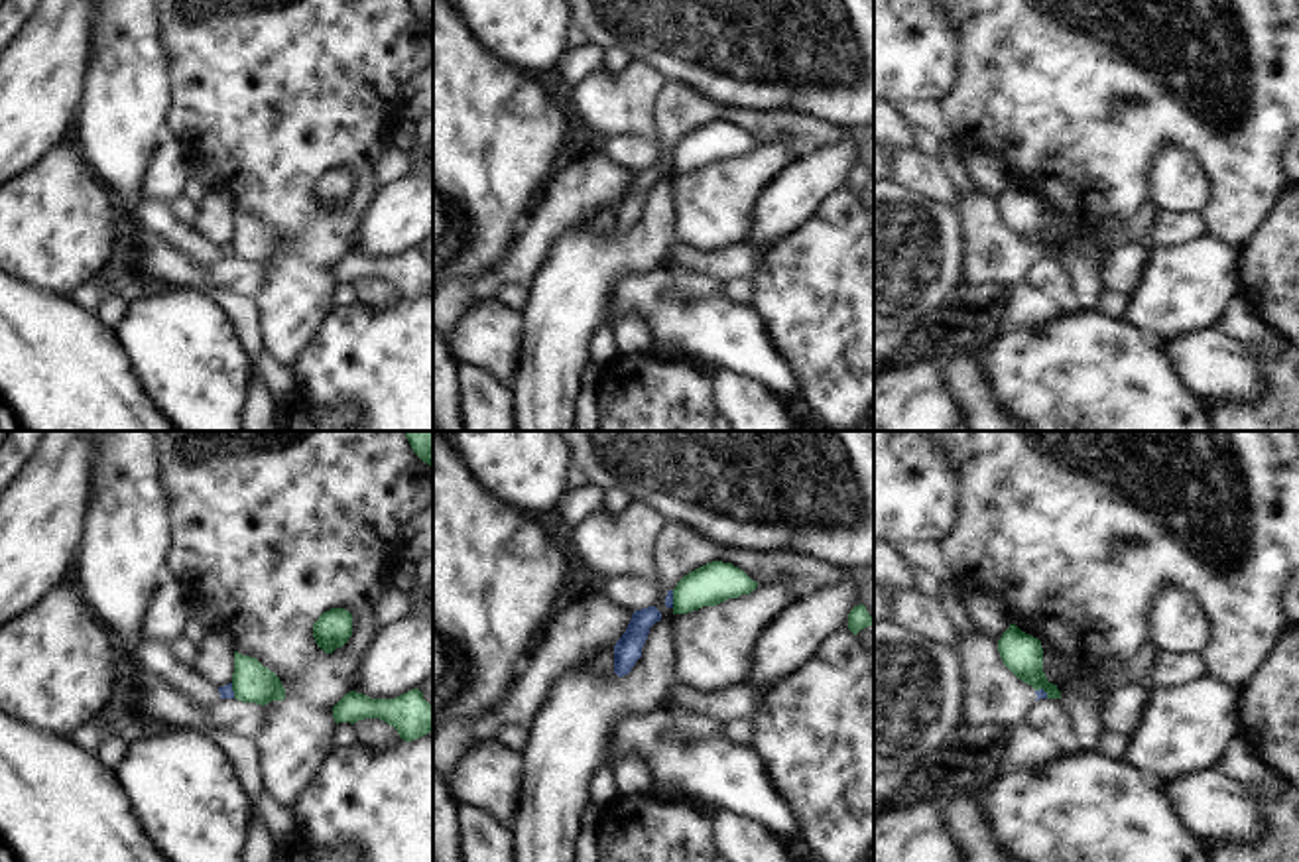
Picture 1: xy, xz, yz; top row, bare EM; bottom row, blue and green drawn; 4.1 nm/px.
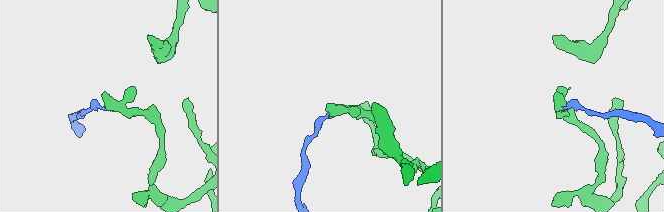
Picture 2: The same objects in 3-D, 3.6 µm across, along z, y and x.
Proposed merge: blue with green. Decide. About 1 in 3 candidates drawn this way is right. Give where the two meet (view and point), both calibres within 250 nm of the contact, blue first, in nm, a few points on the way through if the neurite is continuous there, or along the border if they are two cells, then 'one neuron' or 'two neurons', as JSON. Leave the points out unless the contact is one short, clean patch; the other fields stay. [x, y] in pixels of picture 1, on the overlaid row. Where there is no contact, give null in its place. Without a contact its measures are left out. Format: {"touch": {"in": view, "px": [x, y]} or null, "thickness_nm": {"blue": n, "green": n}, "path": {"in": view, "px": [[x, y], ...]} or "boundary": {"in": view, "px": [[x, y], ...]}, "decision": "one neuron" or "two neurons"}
{"touch": {"in": "xz", "px": [672, 599]}, "thickness_nm": {"blue": 30, "green": 170}, "boundary": {"in": "xz", "px": [[672, 591], [674, 607]]}, "decision": "two neurons"}

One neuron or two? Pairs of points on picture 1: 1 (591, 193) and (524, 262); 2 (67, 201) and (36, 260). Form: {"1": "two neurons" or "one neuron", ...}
{"1": "one neuron", "2": "one neuron"}

